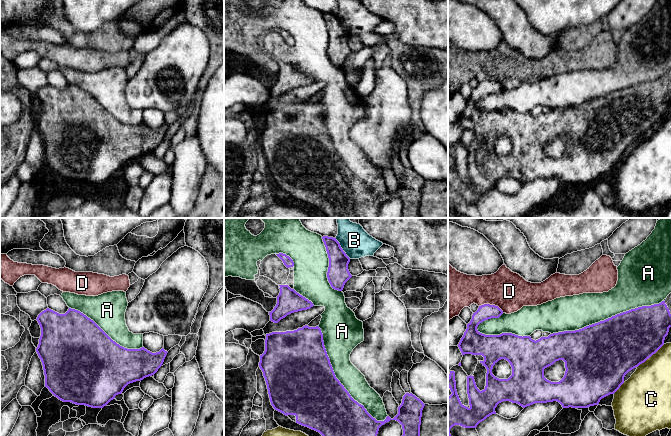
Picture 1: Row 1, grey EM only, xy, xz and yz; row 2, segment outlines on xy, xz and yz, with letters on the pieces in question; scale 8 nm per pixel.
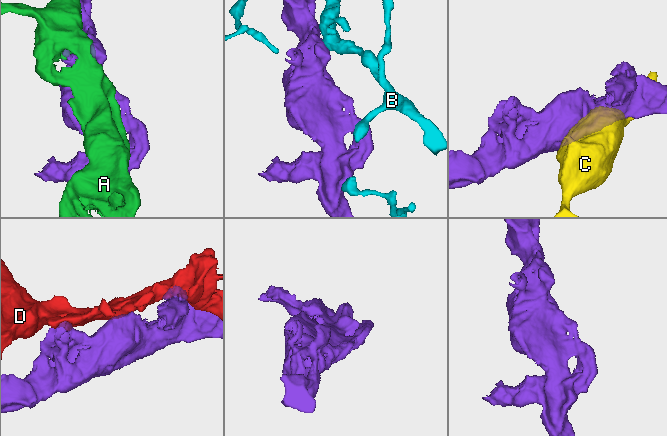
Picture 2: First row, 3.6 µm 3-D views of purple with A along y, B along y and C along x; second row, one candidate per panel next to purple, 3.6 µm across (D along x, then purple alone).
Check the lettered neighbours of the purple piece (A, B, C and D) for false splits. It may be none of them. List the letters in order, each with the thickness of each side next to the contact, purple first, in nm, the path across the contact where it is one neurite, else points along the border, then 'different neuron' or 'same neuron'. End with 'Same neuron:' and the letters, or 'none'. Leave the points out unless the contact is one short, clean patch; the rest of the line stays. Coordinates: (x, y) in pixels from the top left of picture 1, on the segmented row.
A: 480 nm thick on the purple side, 280 nm on the other; different neuron
B: 180 nm thick on the purple side, 240 nm on the other; different neuron
C: 440 nm thick on the purple side, 360 nm on the other; different neuron
D: 120 nm thick on the purple side, 300 nm on the other; different neuron
Same neuron: none

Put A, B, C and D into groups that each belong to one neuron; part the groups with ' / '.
A / B / C / D

